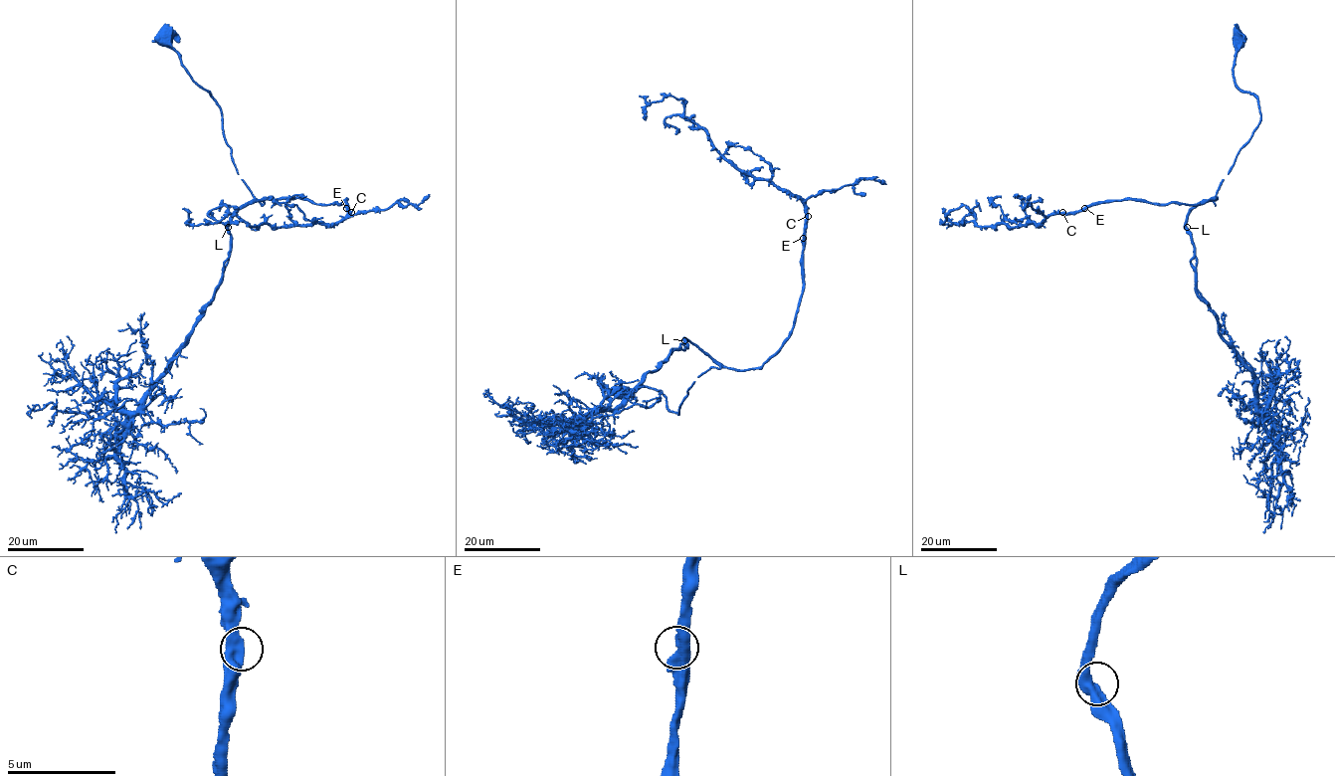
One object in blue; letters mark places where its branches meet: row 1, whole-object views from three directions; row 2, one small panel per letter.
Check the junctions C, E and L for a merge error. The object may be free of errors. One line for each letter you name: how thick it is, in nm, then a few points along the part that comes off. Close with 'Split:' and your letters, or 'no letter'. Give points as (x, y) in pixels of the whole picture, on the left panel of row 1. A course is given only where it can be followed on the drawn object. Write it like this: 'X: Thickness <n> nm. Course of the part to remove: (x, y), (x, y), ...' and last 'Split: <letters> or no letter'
Split: no letter

